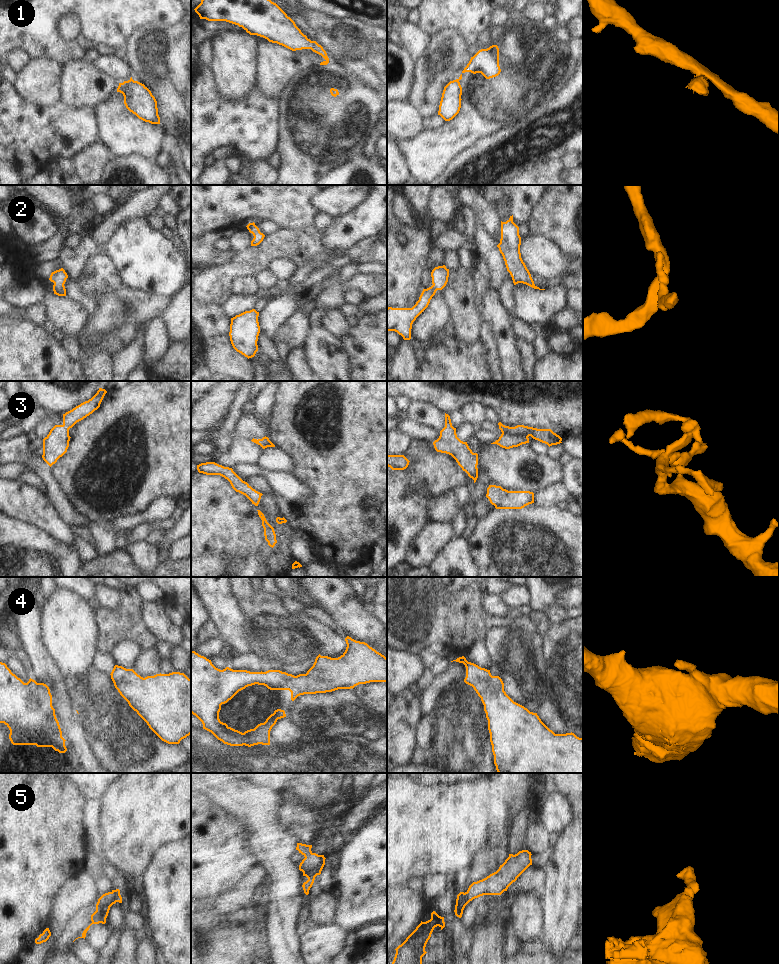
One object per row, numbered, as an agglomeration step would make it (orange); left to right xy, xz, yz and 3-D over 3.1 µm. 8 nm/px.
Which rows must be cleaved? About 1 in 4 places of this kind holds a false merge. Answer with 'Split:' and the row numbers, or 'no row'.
Split: 1

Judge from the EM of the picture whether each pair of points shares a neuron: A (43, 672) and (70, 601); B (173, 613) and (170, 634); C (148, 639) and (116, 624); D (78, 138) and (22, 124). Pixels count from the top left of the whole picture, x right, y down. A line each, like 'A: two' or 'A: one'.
A: two
B: two
C: one
D: one

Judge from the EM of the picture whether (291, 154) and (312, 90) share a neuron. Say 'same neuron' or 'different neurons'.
same neuron

